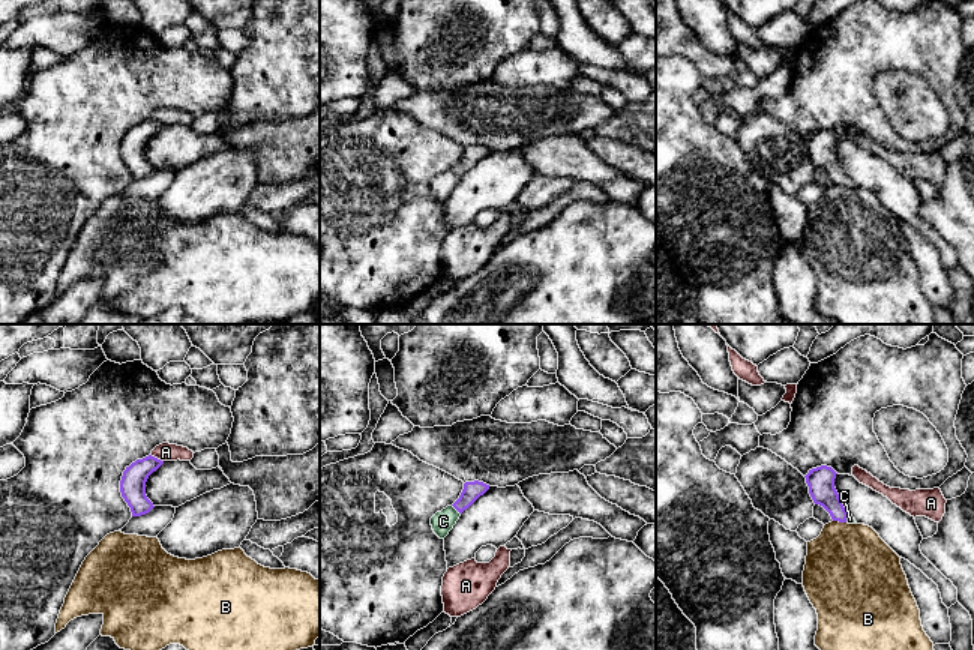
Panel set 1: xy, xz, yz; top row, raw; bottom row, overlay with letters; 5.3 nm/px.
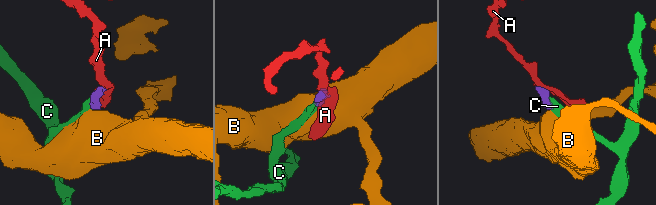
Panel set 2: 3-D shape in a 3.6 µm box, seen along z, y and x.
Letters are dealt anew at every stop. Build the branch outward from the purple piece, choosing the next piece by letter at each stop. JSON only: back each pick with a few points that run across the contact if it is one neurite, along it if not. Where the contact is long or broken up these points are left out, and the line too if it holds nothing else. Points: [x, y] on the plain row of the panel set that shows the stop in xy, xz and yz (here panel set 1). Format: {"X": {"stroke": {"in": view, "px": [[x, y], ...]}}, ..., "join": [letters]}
{"C": {"stroke": {"in": "xz", "px": [[471, 155], [455, 171], [443, 185]]}}, "join": ["C"]}

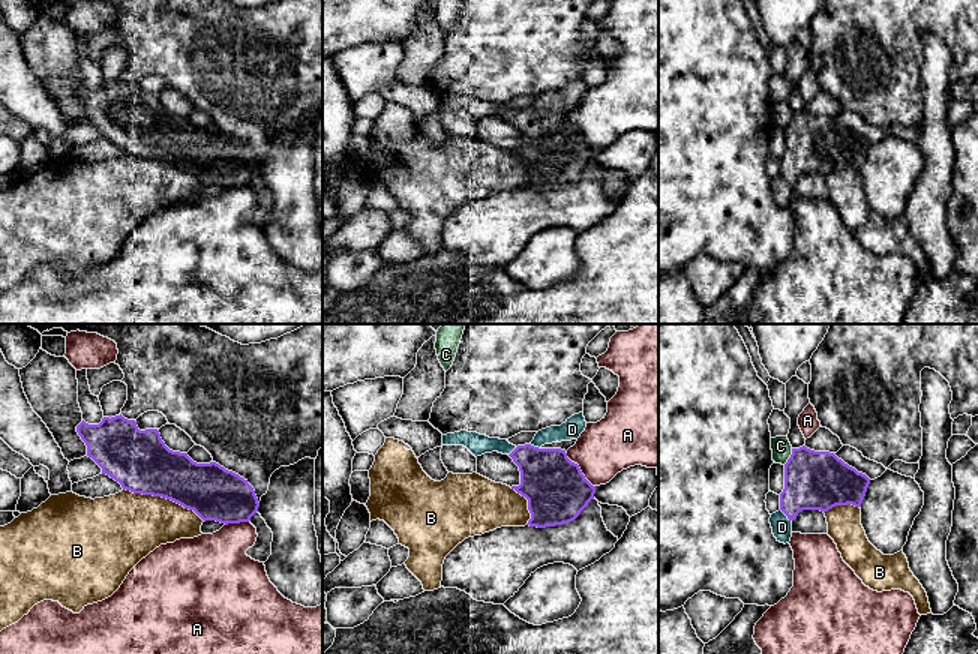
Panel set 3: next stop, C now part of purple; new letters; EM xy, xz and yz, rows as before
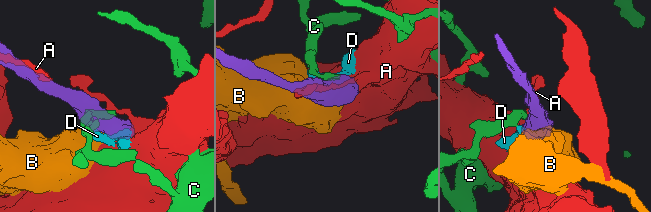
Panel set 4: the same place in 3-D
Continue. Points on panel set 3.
{"D": {"stroke": {"in": "yz", "px": [[813, 144], [791, 167], [785, 177], [782, 191]]}}, "join": ["D"]}

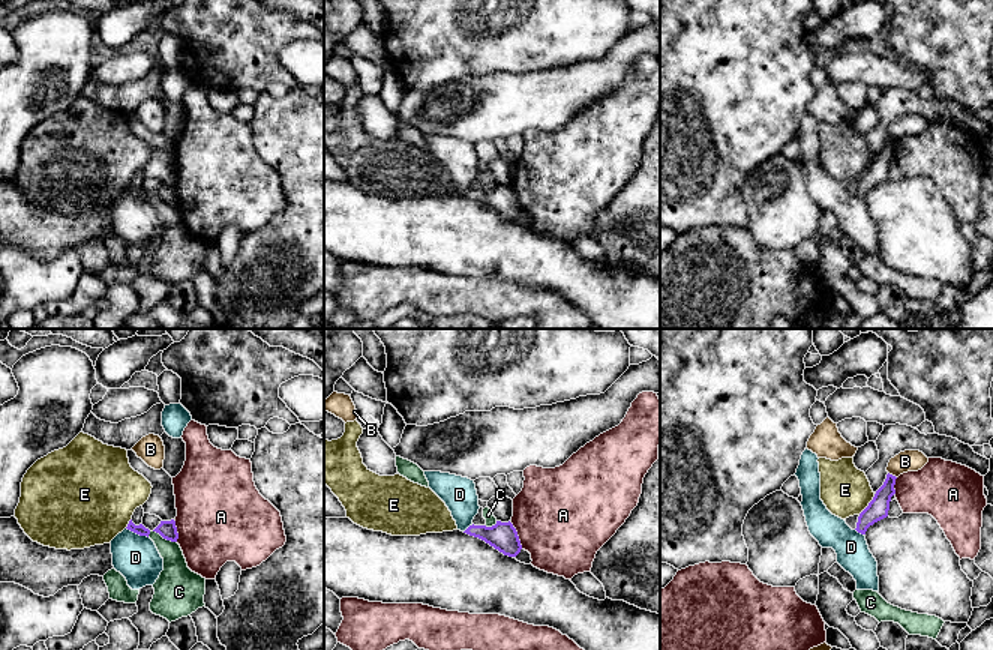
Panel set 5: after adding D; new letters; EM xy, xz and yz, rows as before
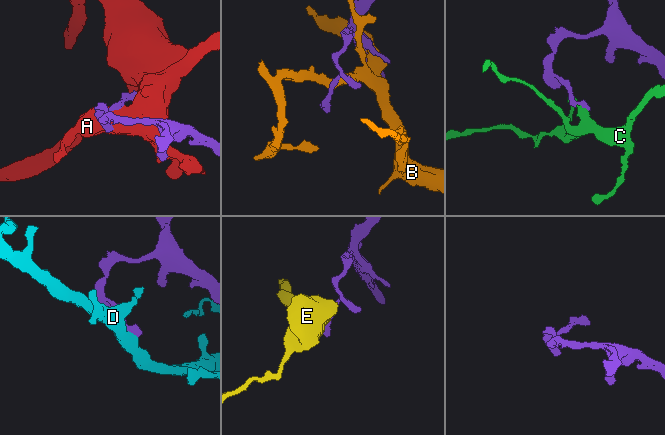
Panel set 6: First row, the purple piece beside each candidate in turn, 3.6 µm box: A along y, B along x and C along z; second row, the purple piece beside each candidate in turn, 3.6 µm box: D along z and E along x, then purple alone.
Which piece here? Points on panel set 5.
{"join": []}

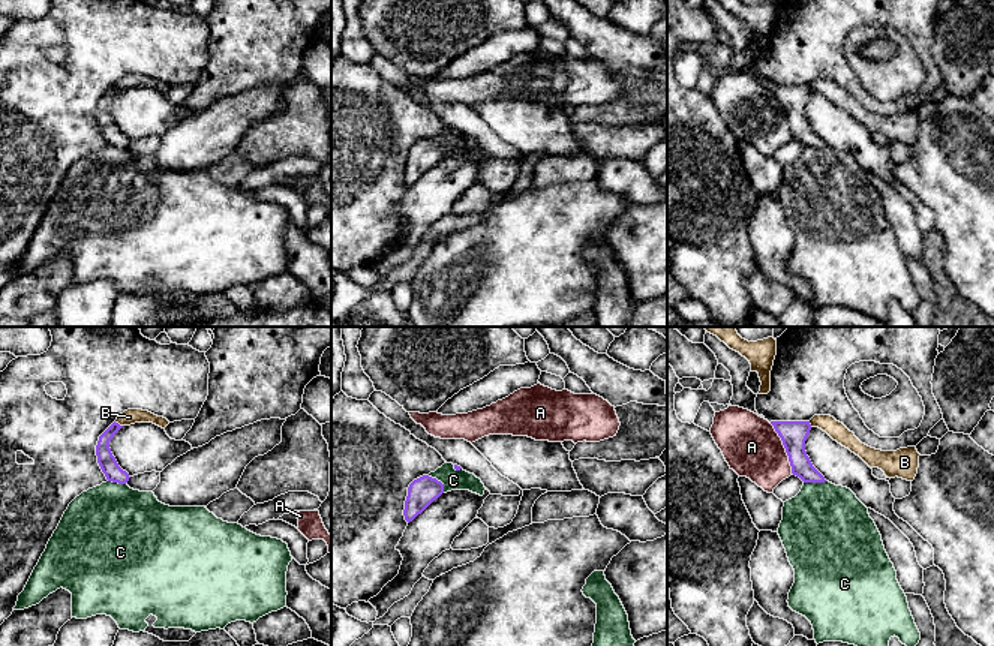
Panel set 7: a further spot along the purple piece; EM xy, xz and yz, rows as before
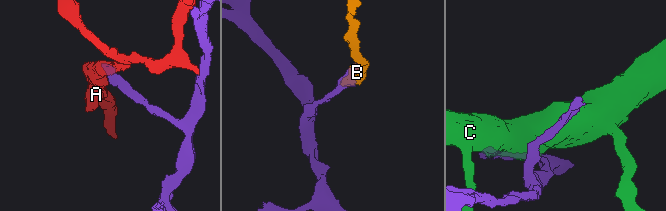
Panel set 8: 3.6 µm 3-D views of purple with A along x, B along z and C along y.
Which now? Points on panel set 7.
{"join": []}

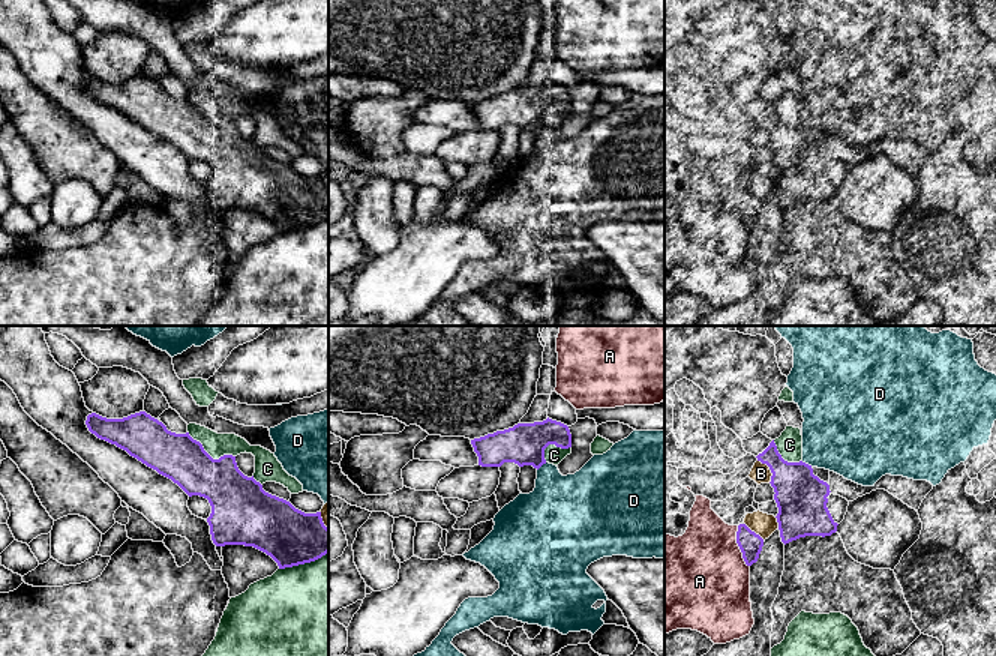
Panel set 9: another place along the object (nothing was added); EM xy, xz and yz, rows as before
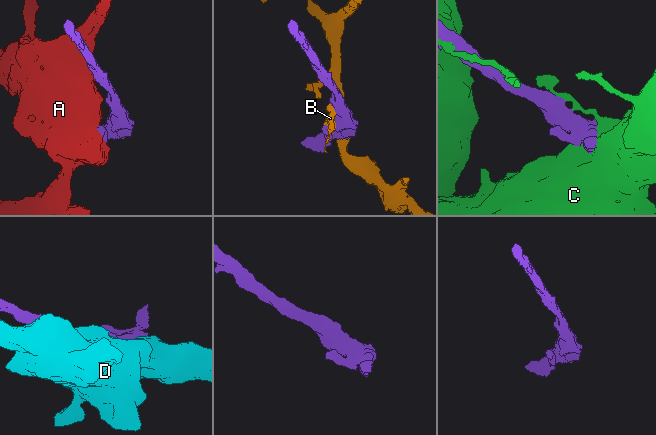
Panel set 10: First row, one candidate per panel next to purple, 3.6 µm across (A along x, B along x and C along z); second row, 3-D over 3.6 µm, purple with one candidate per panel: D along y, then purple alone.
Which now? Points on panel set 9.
{"join": []}

